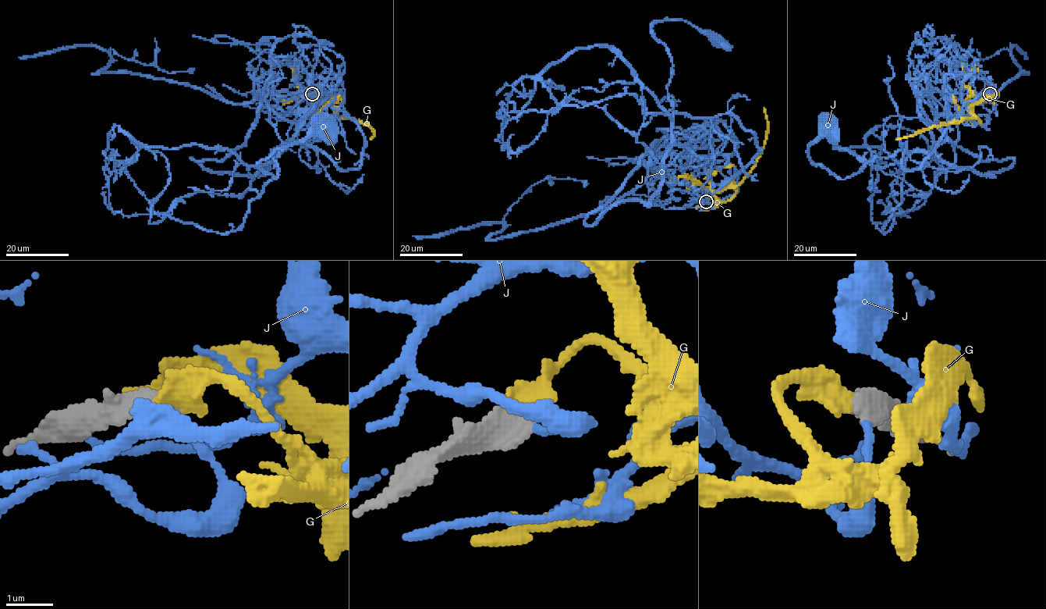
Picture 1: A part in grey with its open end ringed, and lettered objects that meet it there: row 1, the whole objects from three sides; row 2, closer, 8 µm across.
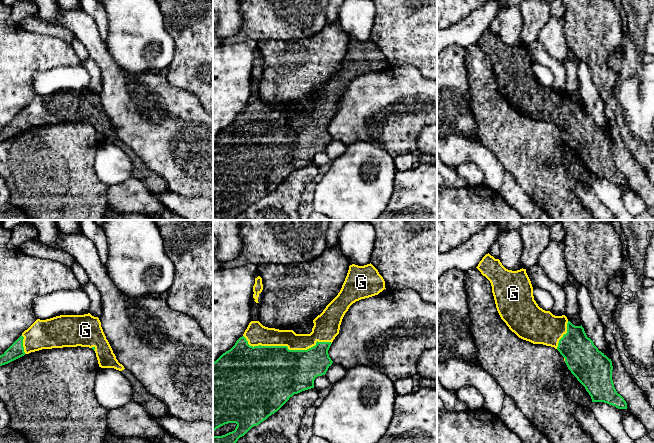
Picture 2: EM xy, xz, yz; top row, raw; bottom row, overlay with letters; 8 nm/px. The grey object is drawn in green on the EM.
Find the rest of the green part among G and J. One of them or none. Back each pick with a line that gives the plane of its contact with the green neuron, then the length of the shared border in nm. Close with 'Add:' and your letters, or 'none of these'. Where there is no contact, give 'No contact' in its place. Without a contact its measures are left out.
G: Touches green in xz. Shared border 700 nm
Add: G

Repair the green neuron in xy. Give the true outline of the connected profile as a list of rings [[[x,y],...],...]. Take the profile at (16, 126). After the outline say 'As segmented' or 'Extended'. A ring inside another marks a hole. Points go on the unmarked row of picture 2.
[[[90,89],[37,95],[0,131],[0,142],[42,125],[77,122],[92,124],[101,144],[125,145],[116,135],[99,94]]]. Extended

